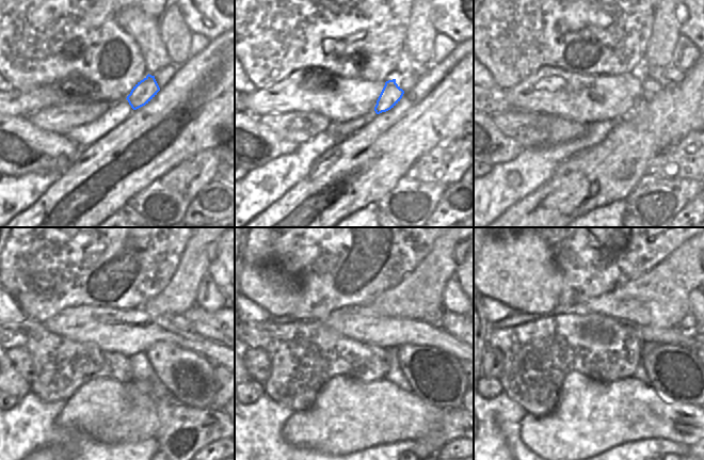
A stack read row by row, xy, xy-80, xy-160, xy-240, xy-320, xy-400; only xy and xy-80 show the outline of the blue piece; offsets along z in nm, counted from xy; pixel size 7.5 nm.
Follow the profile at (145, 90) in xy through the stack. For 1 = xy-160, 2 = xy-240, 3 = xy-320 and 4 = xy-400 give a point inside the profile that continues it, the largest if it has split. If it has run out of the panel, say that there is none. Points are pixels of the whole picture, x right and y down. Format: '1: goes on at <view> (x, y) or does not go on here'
1: goes on at xy-160 (629, 113)
2: goes on at xy-240 (190, 377)
3: goes on at xy-320 (436, 377)
4: goes on at xy-400 (676, 373)

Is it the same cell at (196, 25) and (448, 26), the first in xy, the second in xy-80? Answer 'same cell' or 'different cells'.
same cell

